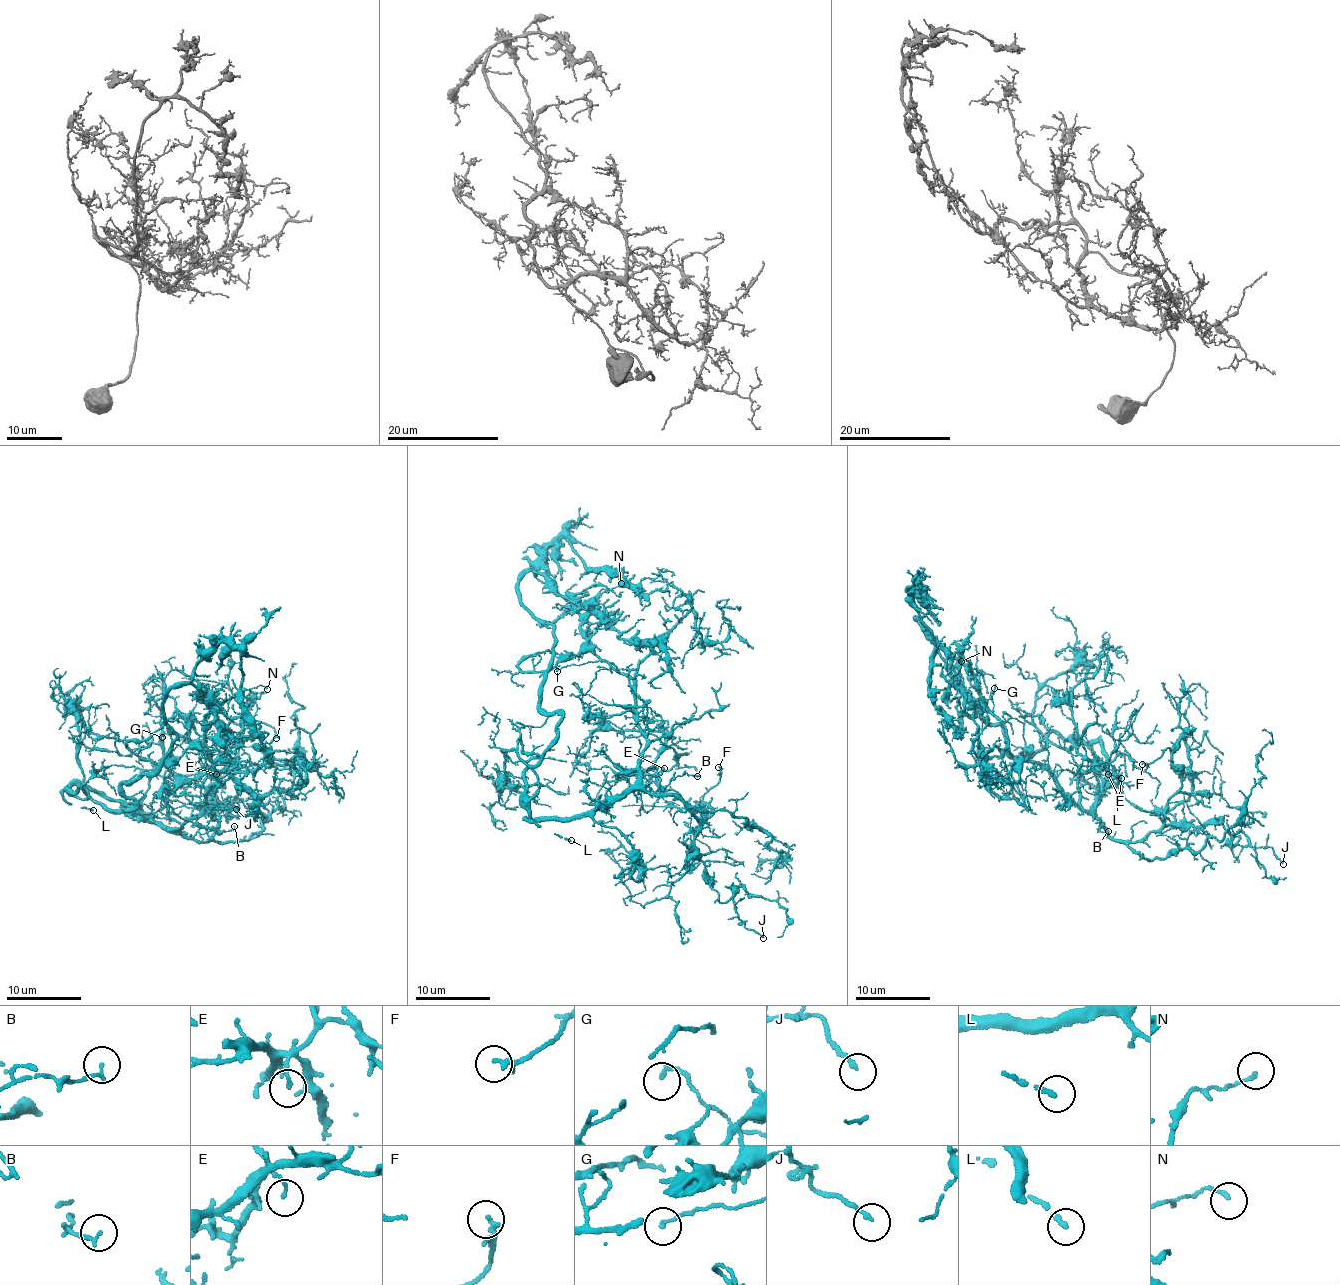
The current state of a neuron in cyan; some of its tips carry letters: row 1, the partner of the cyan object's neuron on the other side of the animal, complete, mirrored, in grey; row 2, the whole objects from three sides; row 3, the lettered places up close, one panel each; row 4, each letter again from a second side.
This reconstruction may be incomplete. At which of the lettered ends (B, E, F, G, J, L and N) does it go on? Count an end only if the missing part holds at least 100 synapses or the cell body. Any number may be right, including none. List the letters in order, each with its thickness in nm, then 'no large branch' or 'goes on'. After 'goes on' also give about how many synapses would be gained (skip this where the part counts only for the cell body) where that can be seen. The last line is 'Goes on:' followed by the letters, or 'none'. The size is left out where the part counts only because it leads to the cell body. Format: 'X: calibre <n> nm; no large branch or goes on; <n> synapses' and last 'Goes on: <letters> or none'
B: calibre 140 nm; no large branch
E: calibre 130 nm; no large branch
F: calibre 130 nm; no large branch
G: calibre 150 nm; no large branch
J: calibre 140 nm; no large branch
L: calibre 180 nm; goes on
N: calibre 130 nm; no large branch
Goes on: L

